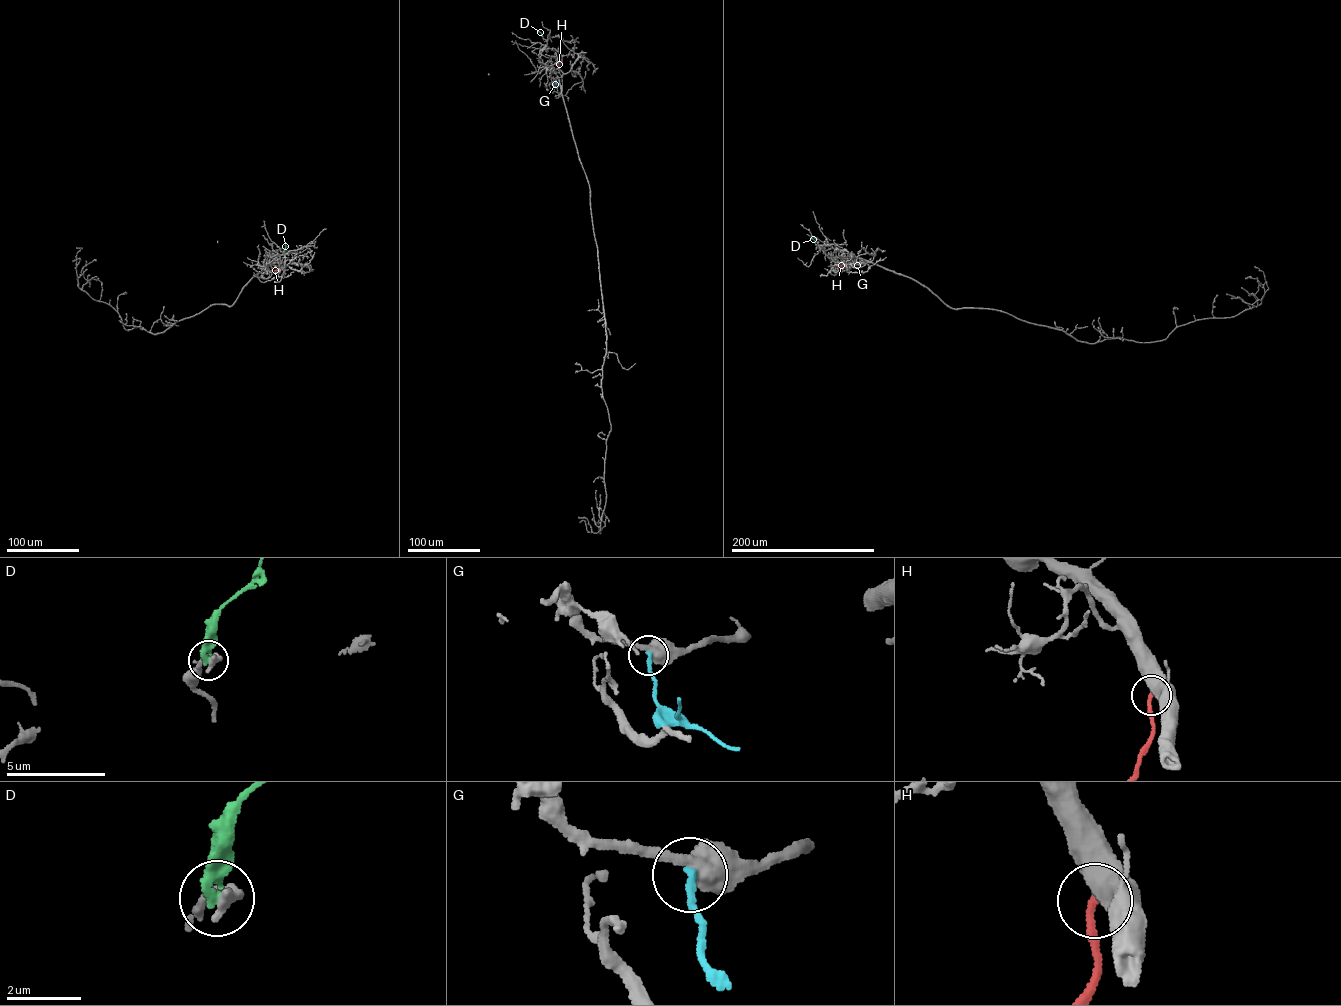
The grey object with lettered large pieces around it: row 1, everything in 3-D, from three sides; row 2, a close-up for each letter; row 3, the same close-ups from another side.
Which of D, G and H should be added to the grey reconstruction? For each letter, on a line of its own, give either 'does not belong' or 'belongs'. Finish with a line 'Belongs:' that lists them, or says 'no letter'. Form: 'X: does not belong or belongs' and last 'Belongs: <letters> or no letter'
D: does not belong
G: does not belong
H: belongs
Belongs: H

